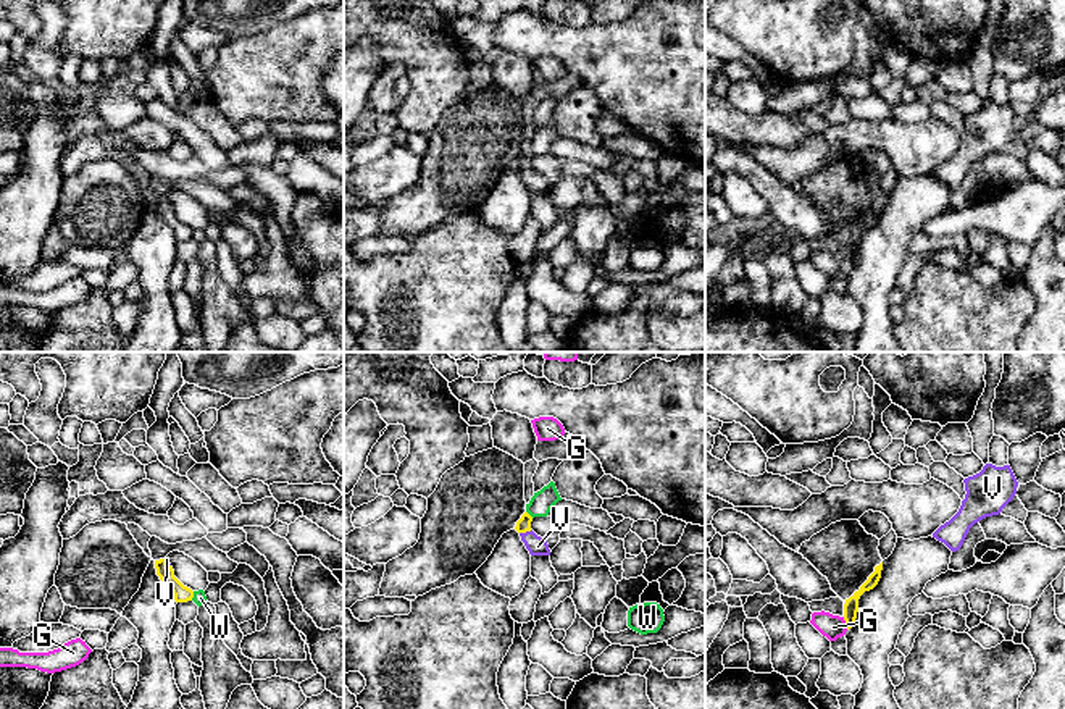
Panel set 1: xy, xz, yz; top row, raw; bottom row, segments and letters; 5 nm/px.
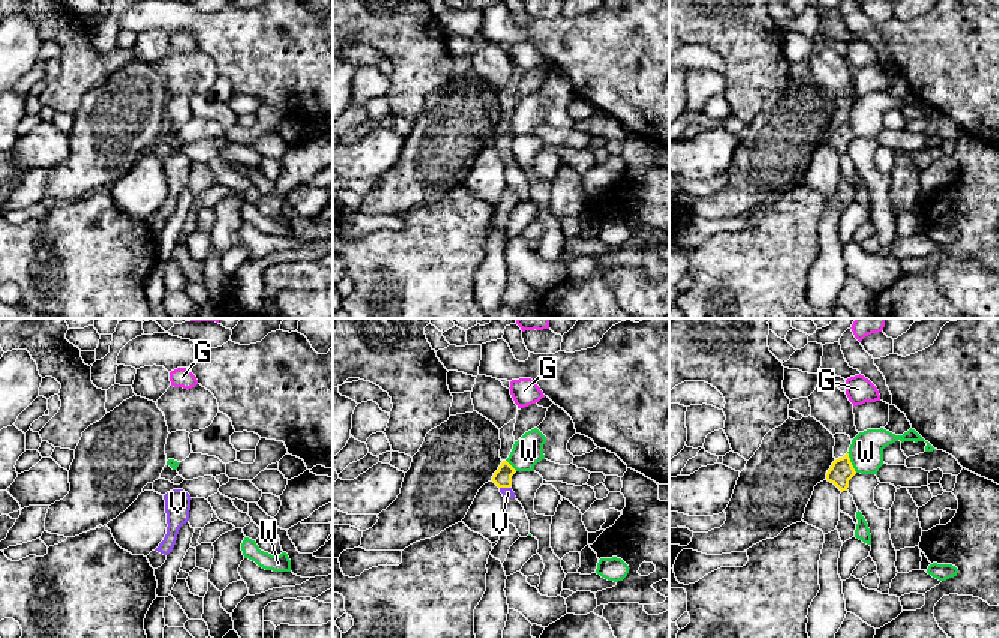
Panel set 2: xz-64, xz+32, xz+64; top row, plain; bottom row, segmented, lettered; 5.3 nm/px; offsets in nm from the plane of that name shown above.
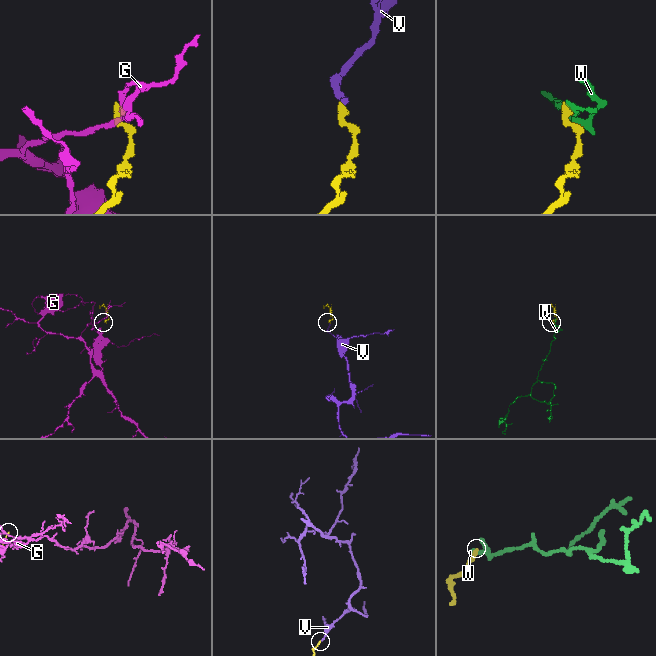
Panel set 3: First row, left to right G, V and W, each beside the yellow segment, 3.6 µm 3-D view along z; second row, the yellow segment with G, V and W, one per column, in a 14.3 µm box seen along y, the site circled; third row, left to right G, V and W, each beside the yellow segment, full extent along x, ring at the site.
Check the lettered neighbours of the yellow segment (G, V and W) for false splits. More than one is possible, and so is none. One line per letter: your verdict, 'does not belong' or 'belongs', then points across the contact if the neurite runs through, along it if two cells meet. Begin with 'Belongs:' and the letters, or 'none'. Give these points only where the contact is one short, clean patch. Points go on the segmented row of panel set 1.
Belongs: V
G: does not belong | along yz (843, 617), (847, 629)
V: belongs | across xz (523, 525), (525, 532), (538, 546)
W: does not belong | along xy (194, 591), (191, 599)

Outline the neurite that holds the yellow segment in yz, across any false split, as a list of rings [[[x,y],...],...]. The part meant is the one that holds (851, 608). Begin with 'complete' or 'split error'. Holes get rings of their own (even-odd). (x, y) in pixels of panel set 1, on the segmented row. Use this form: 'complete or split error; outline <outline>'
complete; outline [[[883,562],[875,567],[875,572],[868,577],[868,580],[855,591],[844,604],[844,620],[847,630],[855,625],[857,612],[858,612],[858,599],[865,591],[873,589],[881,578]]]

